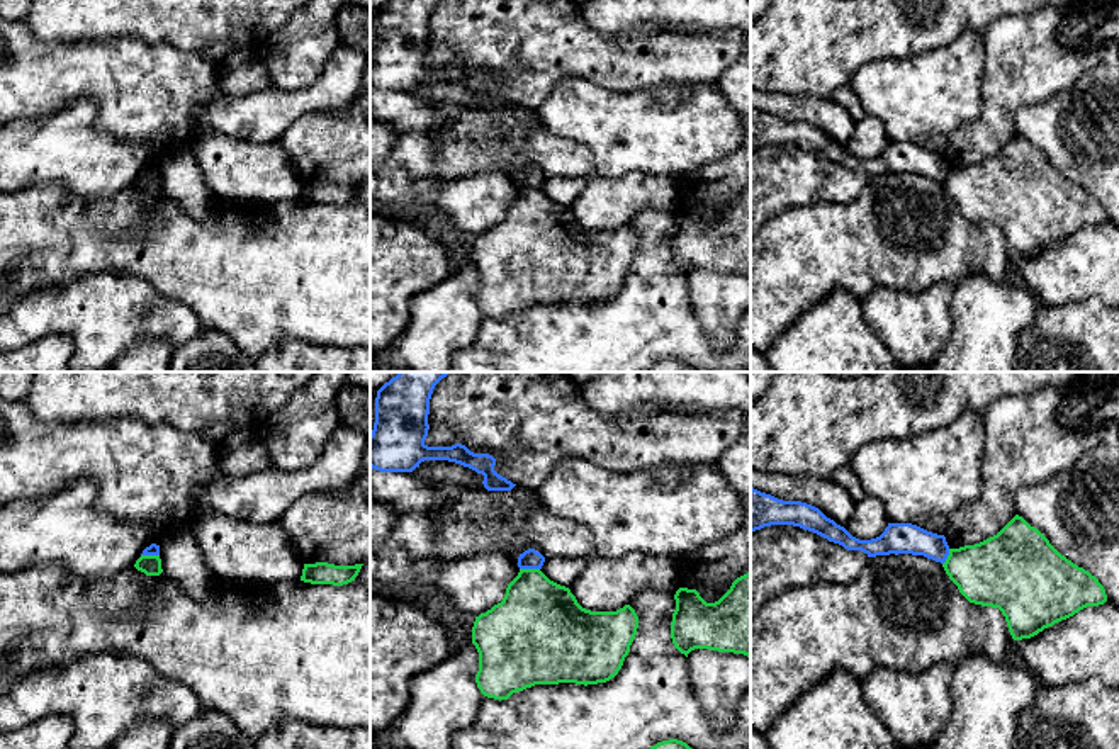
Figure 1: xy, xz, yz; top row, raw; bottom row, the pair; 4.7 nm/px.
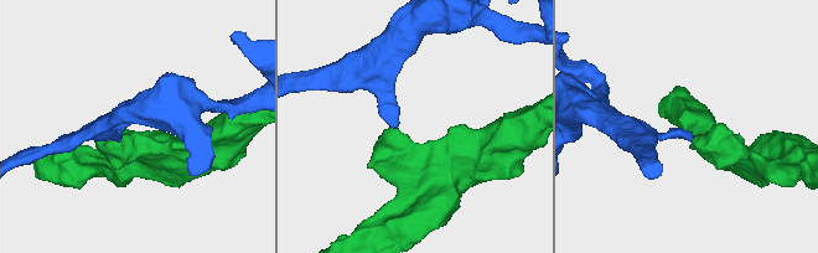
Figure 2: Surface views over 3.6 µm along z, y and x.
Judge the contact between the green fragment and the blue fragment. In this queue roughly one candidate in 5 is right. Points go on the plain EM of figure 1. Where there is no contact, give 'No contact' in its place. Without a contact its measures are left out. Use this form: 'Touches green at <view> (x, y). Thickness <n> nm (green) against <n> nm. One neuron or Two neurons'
Touches green at xz (530, 189). Thickness 400 nm (green) against 100 nm. Two neurons

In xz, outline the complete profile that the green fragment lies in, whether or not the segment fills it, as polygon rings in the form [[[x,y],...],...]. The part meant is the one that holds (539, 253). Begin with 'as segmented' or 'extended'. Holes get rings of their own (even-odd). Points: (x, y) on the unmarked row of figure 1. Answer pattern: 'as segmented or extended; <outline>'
as segmented; [[[520,189],[503,221],[475,236],[477,307],[501,321],[535,304],[606,302],[621,289],[637,248],[638,236],[630,224],[616,231],[591,231],[577,222],[569,207],[550,200],[540,189]]]

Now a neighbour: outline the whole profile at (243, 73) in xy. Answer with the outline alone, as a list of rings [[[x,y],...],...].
[[[256,48],[236,51],[219,68],[217,83],[229,97],[245,97],[273,85],[265,63],[256,56]]]

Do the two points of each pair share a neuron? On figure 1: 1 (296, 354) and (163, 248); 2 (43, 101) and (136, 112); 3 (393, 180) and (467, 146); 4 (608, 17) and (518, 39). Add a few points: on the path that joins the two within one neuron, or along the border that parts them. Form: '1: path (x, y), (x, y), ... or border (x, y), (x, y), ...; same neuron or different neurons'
1: border (320, 343), (281, 338), (262, 354); different neurons
2: path (67, 87), (112, 89); same neuron
3: border (401, 135), (389, 162), (413, 179), (445, 180); different neurons
4: border (583, 17), (605, 36), (624, 38); different neurons

